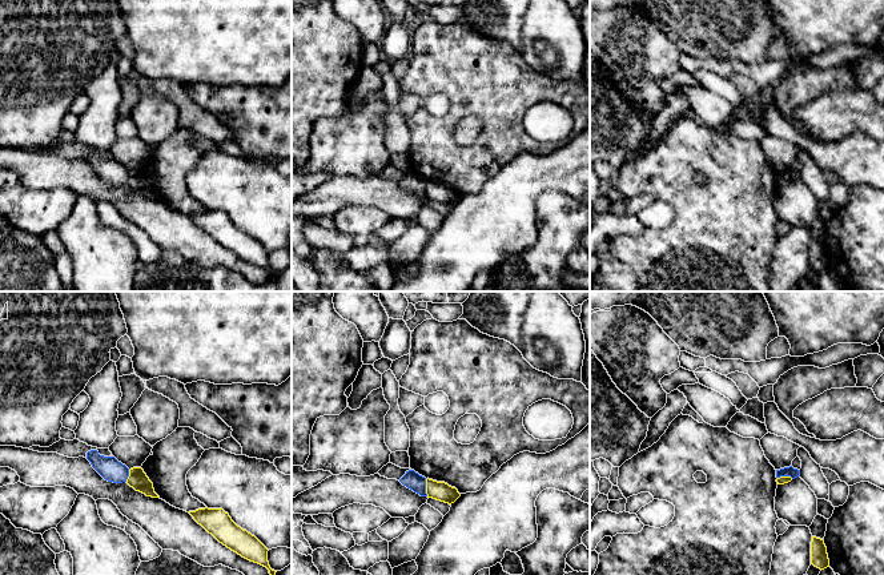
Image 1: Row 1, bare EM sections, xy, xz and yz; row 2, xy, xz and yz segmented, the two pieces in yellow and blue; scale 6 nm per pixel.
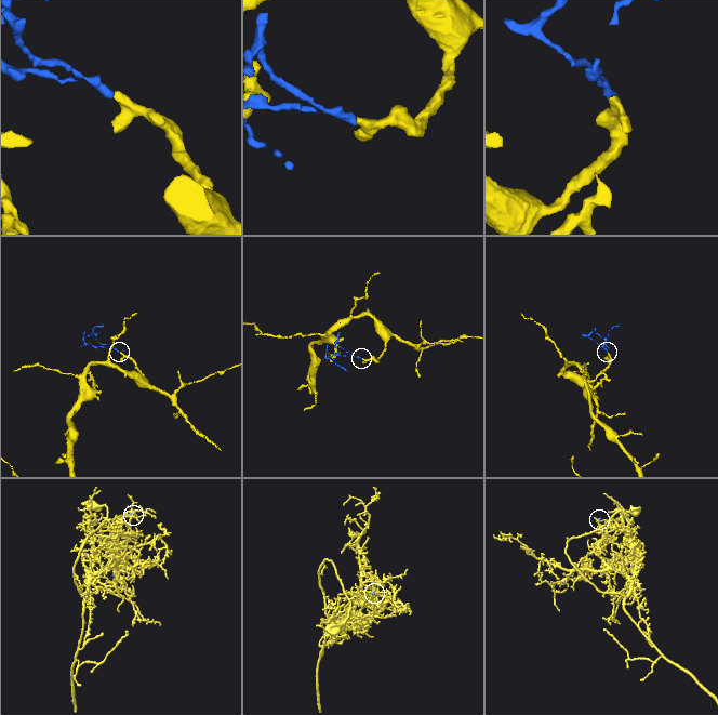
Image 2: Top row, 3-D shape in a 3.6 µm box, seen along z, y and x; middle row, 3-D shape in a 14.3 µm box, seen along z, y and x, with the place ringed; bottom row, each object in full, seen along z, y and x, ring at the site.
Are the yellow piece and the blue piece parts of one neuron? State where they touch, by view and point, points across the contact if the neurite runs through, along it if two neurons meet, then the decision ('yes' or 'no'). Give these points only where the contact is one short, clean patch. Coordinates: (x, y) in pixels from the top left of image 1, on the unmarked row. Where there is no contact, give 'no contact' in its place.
meets yellow in xz at (426, 189); border along xz (425, 181), (425, 194), (428, 197); no

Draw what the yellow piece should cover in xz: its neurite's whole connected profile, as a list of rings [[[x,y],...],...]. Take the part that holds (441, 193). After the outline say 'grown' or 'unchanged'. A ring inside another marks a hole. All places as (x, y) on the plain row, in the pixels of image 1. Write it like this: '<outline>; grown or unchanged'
[[[426,181],[426,196],[427,200],[433,200],[445,205],[454,205],[461,196],[455,189],[449,188],[445,184],[437,184],[433,181]]]; unchanged

